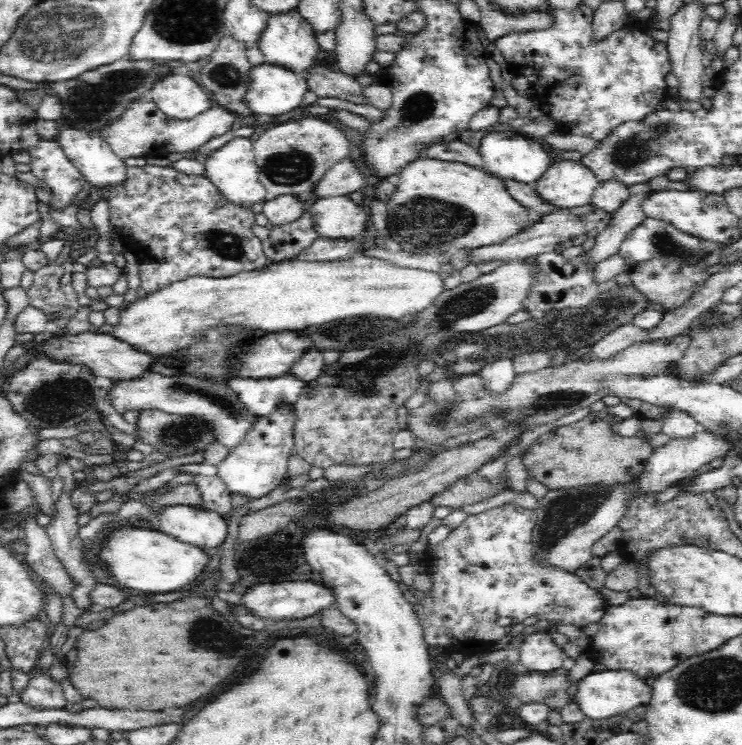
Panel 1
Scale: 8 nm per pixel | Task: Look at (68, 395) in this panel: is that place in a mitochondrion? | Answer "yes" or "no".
yes

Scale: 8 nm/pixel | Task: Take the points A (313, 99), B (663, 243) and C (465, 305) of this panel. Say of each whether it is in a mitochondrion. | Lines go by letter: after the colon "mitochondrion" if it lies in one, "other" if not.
A: other
B: mitochondrion
C: mitochondrion

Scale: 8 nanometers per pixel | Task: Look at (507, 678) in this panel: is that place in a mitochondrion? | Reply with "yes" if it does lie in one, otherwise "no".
no

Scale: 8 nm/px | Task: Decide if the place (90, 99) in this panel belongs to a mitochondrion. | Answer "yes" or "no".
yes

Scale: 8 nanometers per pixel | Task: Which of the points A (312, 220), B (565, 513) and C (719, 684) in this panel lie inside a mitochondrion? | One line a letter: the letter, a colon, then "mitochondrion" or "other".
A: other
B: mitochondrion
C: mitochondrion

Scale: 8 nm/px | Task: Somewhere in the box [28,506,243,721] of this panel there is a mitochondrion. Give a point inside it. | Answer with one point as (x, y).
(218, 641)

